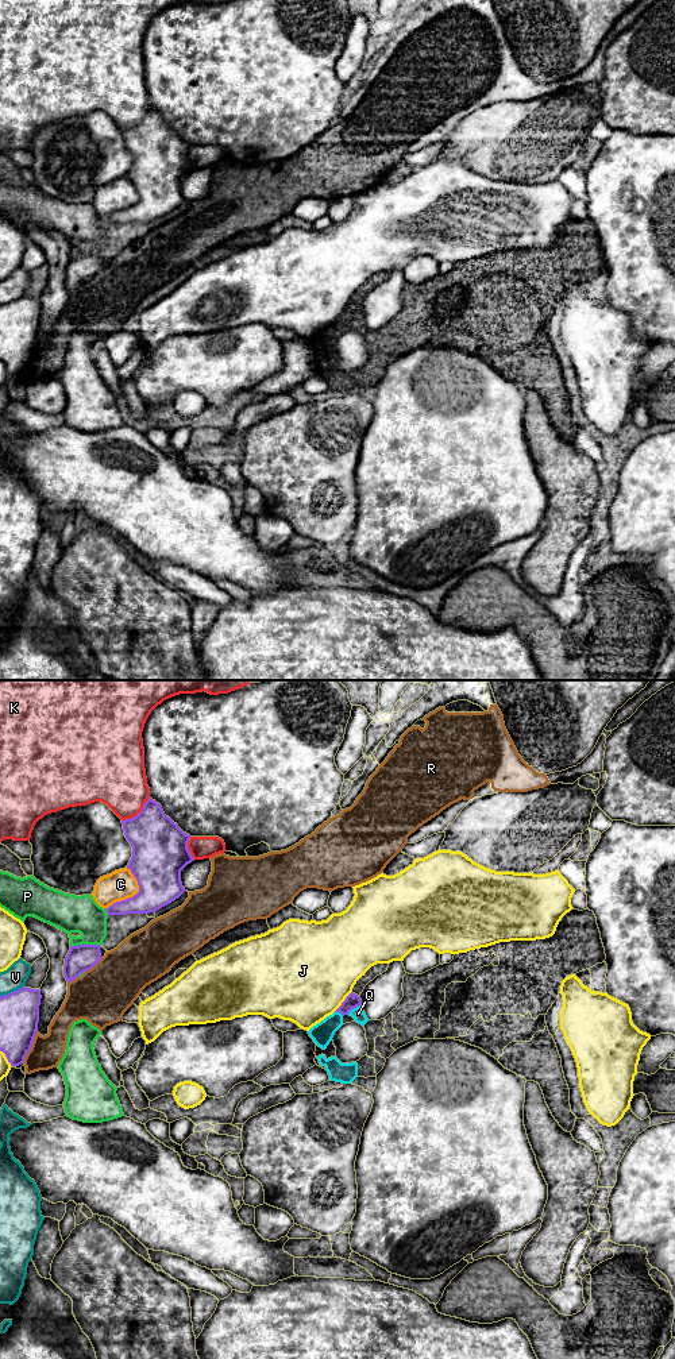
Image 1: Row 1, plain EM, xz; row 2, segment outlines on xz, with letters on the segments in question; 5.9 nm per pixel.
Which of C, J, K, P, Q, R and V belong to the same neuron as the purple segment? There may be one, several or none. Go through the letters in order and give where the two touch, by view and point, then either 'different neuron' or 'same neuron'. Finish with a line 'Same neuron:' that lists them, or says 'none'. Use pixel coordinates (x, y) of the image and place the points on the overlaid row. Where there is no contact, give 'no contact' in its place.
C: xz (134, 895) | different neuron
J: xz (343, 1002) | different neuron
K: xz (139, 813) | different neuron
P: xz (85, 945) | different neuron
Q: xz (354, 1007) | different neuron
R: xz (31, 1045) | different neuron
V: xz (11, 992) | different neuron
Same neuron: none

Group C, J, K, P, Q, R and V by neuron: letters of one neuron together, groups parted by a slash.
C / J / K / P / Q / R / V

